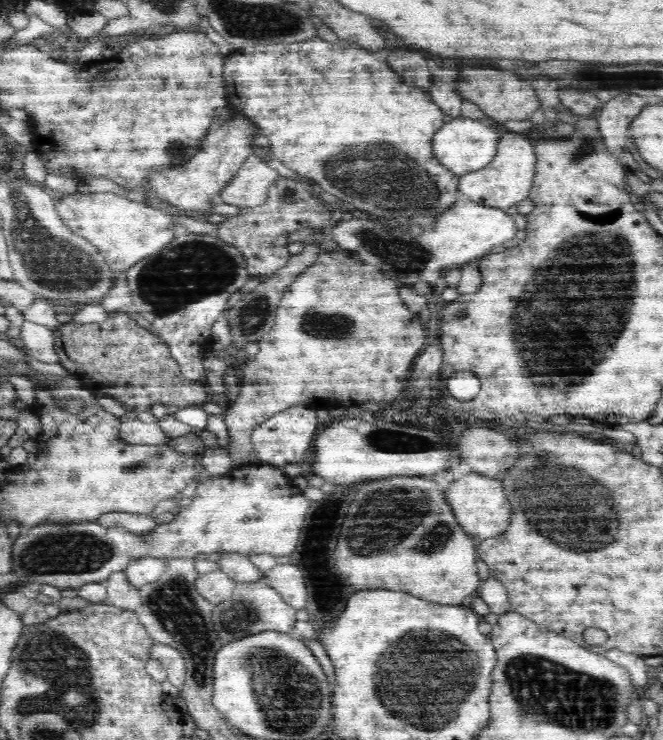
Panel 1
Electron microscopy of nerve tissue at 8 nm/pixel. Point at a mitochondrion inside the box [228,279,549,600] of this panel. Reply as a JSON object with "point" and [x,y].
{"point":[385,515]}

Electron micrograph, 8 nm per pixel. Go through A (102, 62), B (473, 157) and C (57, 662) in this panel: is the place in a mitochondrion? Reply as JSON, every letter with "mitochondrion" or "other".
{"A":"other","B":"other","C":"mitochondrion"}

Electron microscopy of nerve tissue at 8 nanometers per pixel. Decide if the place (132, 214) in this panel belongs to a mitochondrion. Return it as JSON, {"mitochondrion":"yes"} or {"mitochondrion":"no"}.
{"mitochondrion":"no"}

